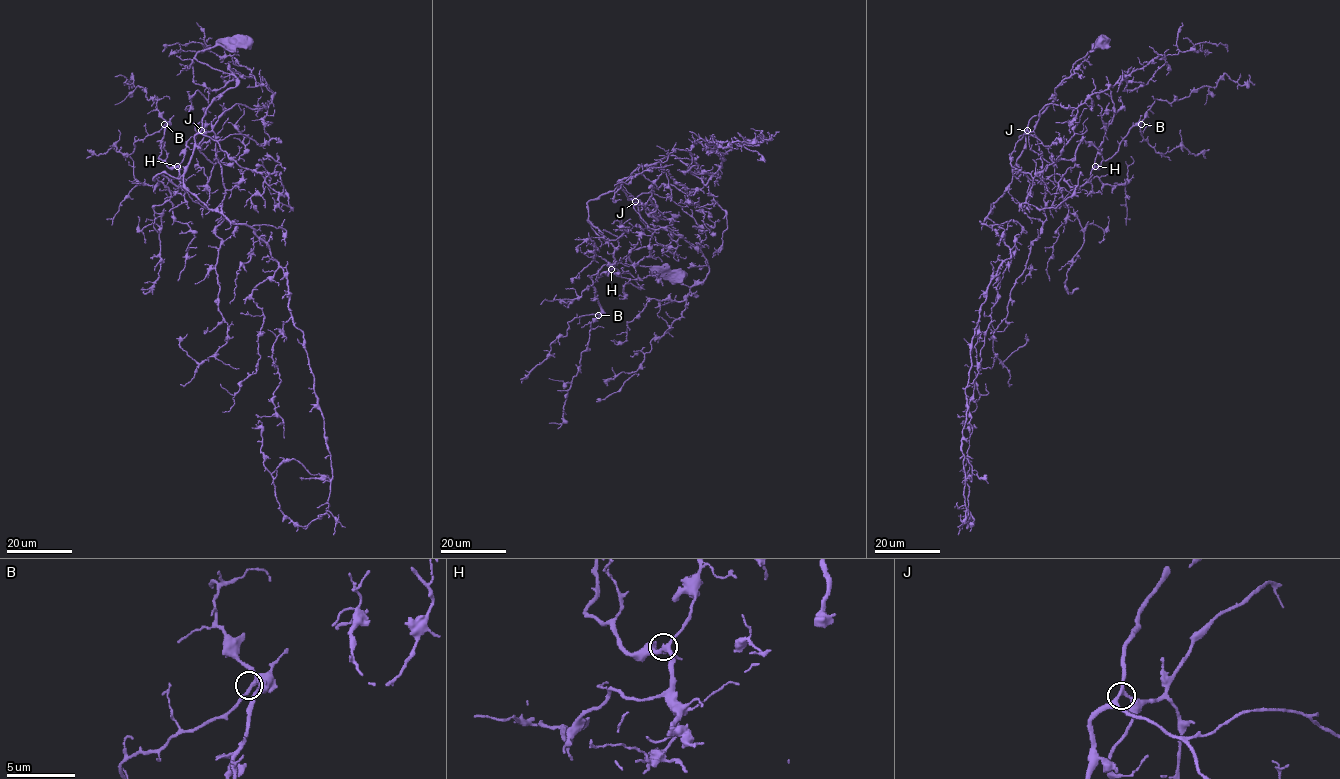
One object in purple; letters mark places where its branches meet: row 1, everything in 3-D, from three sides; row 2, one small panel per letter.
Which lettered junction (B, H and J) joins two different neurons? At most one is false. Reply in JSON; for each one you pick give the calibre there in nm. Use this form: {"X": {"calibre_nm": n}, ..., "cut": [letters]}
{"cut": []}

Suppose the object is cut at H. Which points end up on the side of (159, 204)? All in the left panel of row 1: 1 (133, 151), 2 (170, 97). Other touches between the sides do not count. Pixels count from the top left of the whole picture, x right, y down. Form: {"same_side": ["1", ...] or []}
{"same_side": []}

